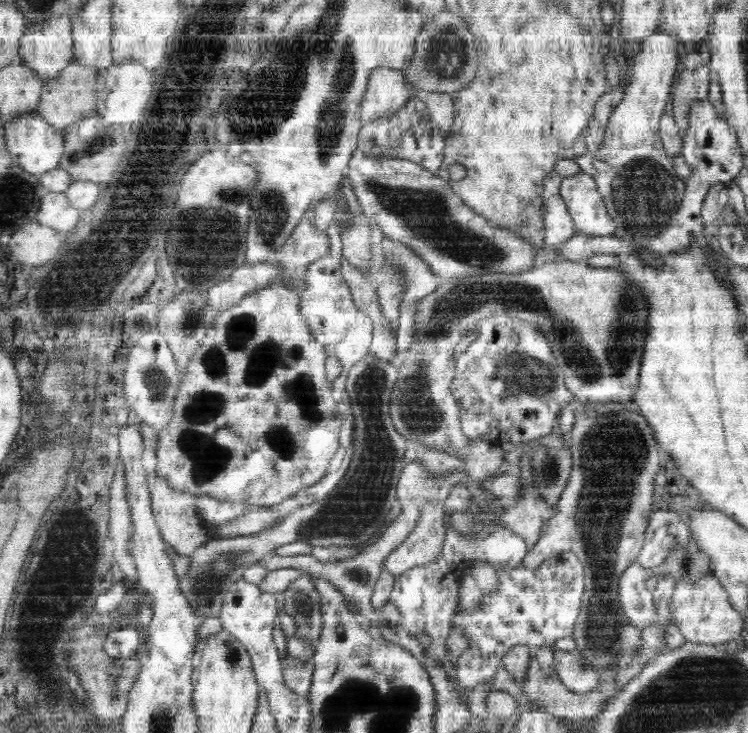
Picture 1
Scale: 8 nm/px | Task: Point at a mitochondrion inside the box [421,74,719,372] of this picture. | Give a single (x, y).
(642, 192)

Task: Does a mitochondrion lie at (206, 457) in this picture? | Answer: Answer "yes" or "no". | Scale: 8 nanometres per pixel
yes

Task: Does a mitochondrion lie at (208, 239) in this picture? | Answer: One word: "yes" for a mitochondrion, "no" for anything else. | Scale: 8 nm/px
yes

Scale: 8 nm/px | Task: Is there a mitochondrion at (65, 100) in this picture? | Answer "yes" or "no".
no

